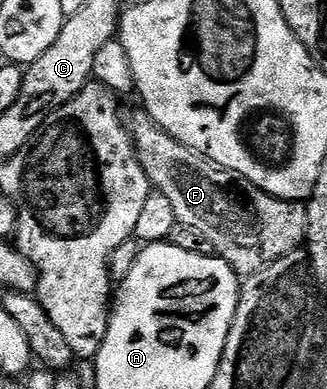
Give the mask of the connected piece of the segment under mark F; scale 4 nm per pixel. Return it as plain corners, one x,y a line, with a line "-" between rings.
146,112
139,113
133,116
132,122
130,118
130,133
132,141
136,143
136,155
152,183
153,191
170,200
177,223
192,228
200,237
208,238
214,243
217,255
227,260
237,274
256,274
282,256
295,253
303,245
308,230
308,209
303,203
288,203
270,197
250,184
250,180
240,178
238,172
222,168
217,162
210,161
203,154
174,140

